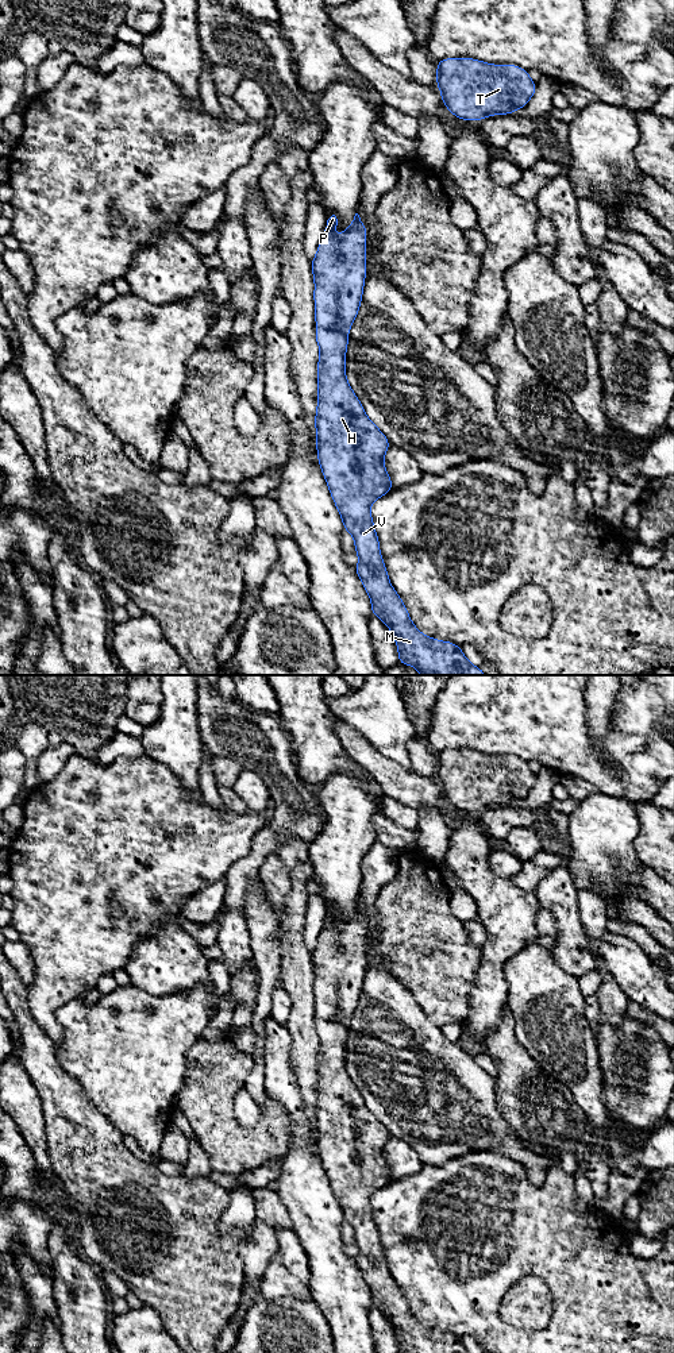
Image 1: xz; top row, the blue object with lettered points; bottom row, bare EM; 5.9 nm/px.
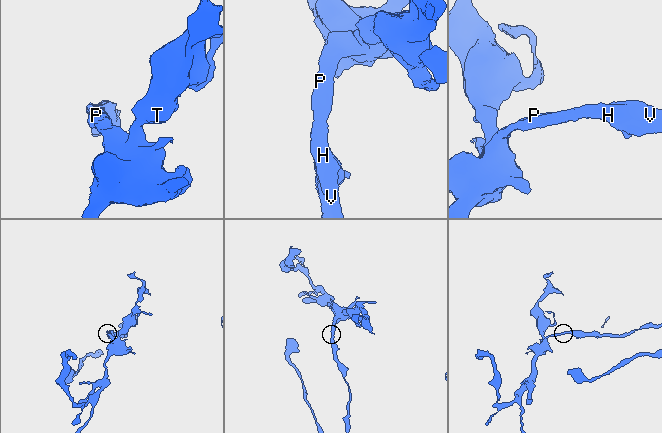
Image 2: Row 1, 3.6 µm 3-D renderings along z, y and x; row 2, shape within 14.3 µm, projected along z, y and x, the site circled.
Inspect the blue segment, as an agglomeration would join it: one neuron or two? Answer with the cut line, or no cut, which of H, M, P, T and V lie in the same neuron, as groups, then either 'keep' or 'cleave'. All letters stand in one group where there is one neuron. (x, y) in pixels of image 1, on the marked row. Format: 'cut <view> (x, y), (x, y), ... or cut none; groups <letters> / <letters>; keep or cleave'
cut none; groups H M P T V; keep

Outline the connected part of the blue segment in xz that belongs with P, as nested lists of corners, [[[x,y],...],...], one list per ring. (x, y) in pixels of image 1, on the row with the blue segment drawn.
[[[355,213],[351,226],[347,227],[342,235],[335,235],[332,232],[336,226],[338,219],[335,215],[332,215],[327,220],[324,235],[319,243],[317,253],[311,262],[315,281],[315,321],[317,325],[315,329],[315,336],[320,348],[320,356],[317,362],[317,408],[315,416],[319,465],[335,506],[342,517],[343,528],[350,532],[354,539],[355,554],[359,558],[359,563],[354,567],[354,570],[370,597],[371,614],[380,617],[393,633],[398,649],[398,663],[415,667],[421,675],[486,675],[479,667],[475,667],[467,660],[459,645],[423,635],[413,625],[404,601],[398,597],[388,577],[386,567],[380,551],[380,541],[374,529],[370,506],[377,498],[384,497],[393,487],[392,479],[384,465],[384,456],[390,444],[384,432],[378,429],[375,424],[366,416],[362,402],[358,400],[346,378],[346,350],[348,346],[347,334],[358,315],[366,278],[367,230],[358,213]]]

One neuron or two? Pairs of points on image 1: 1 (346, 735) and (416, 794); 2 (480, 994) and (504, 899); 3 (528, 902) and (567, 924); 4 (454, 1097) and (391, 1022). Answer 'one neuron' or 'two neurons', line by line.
1: one neuron
2: one neuron
3: two neurons
4: one neuron

